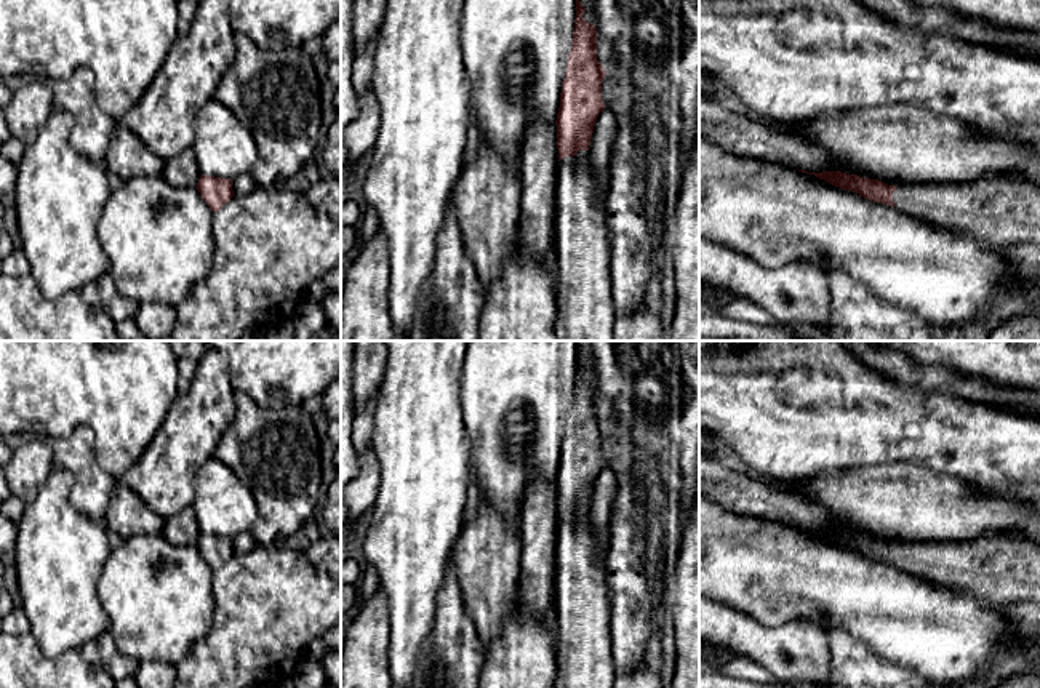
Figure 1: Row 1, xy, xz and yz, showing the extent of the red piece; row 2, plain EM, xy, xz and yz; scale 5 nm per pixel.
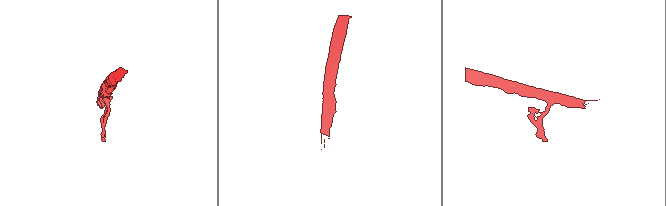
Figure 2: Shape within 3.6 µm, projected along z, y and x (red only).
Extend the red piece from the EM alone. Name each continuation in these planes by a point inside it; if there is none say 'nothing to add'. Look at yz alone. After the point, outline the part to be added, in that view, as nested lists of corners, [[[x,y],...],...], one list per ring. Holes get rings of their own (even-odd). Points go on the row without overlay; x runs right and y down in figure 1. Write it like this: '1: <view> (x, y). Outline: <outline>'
1: yz (1002, 570). Outline: [[[997,538],[960,544],[898,544],[894,565],[995,605],[1040,603],[1040,544]]]

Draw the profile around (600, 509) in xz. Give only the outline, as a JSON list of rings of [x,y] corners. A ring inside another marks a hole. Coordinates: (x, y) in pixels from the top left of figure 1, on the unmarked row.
[[[603,467],[597,475],[589,504],[590,522],[600,539],[600,546],[603,547],[605,558],[610,549],[610,522],[613,514],[616,512],[613,507],[616,486],[616,474],[611,469]]]

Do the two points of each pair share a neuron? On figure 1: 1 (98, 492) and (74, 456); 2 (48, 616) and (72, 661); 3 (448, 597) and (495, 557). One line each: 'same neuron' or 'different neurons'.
1: same neuron
2: different neurons
3: different neurons

